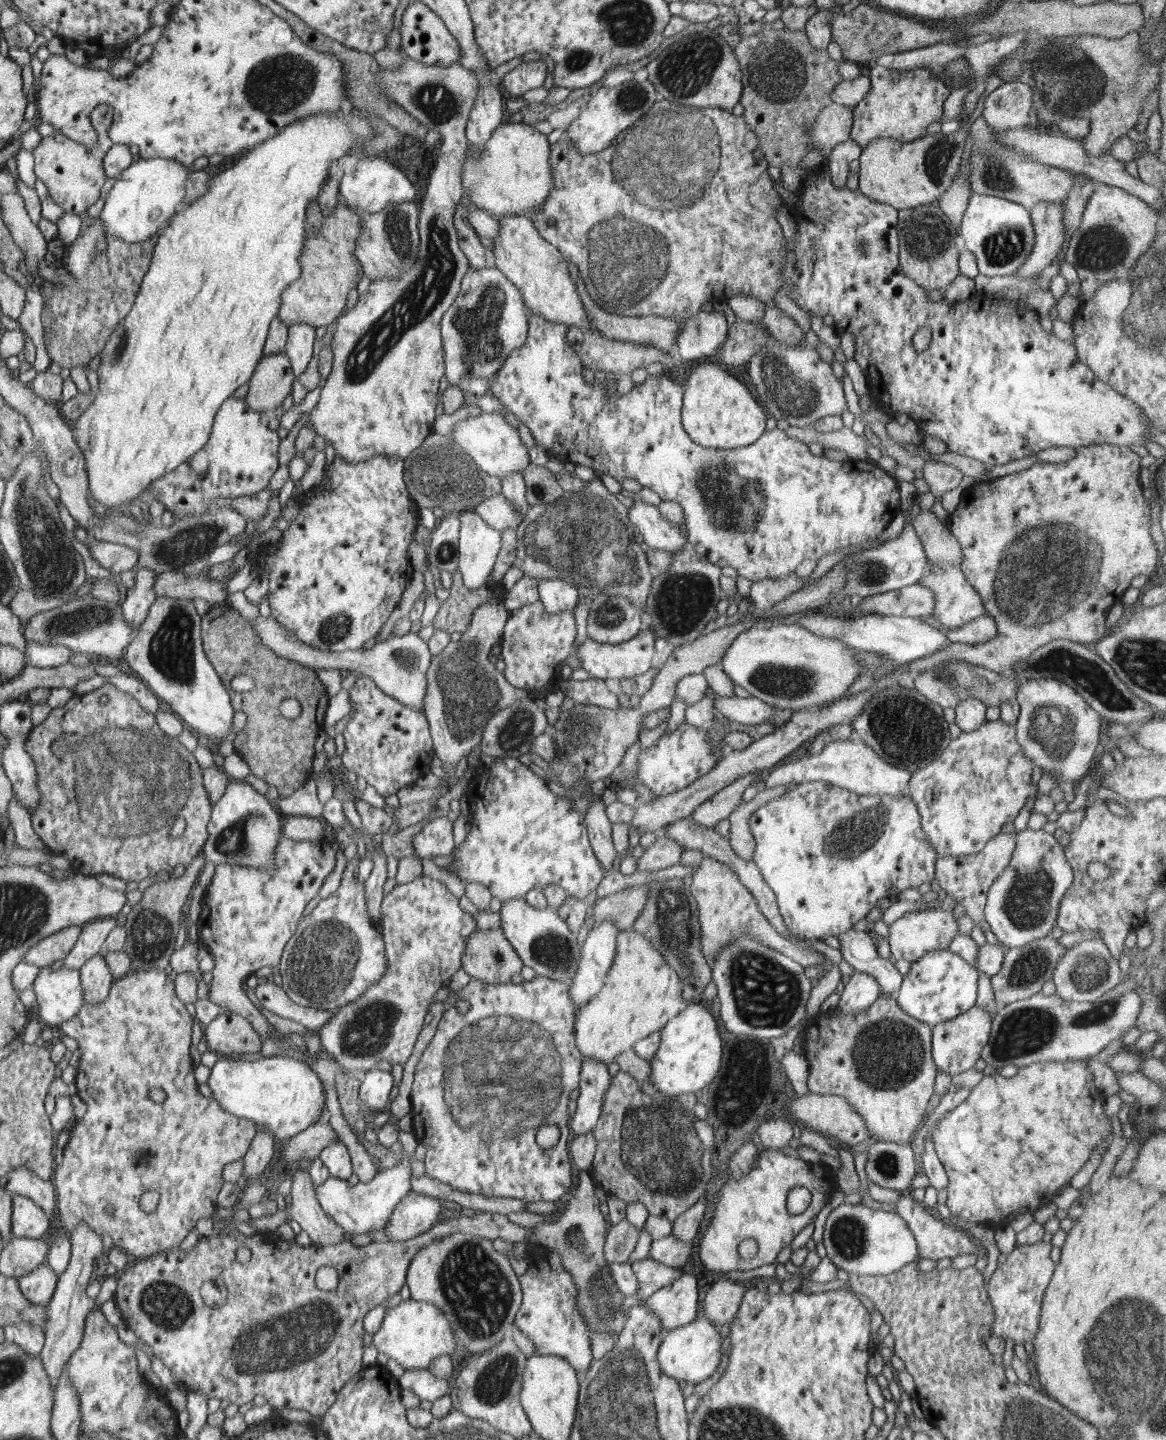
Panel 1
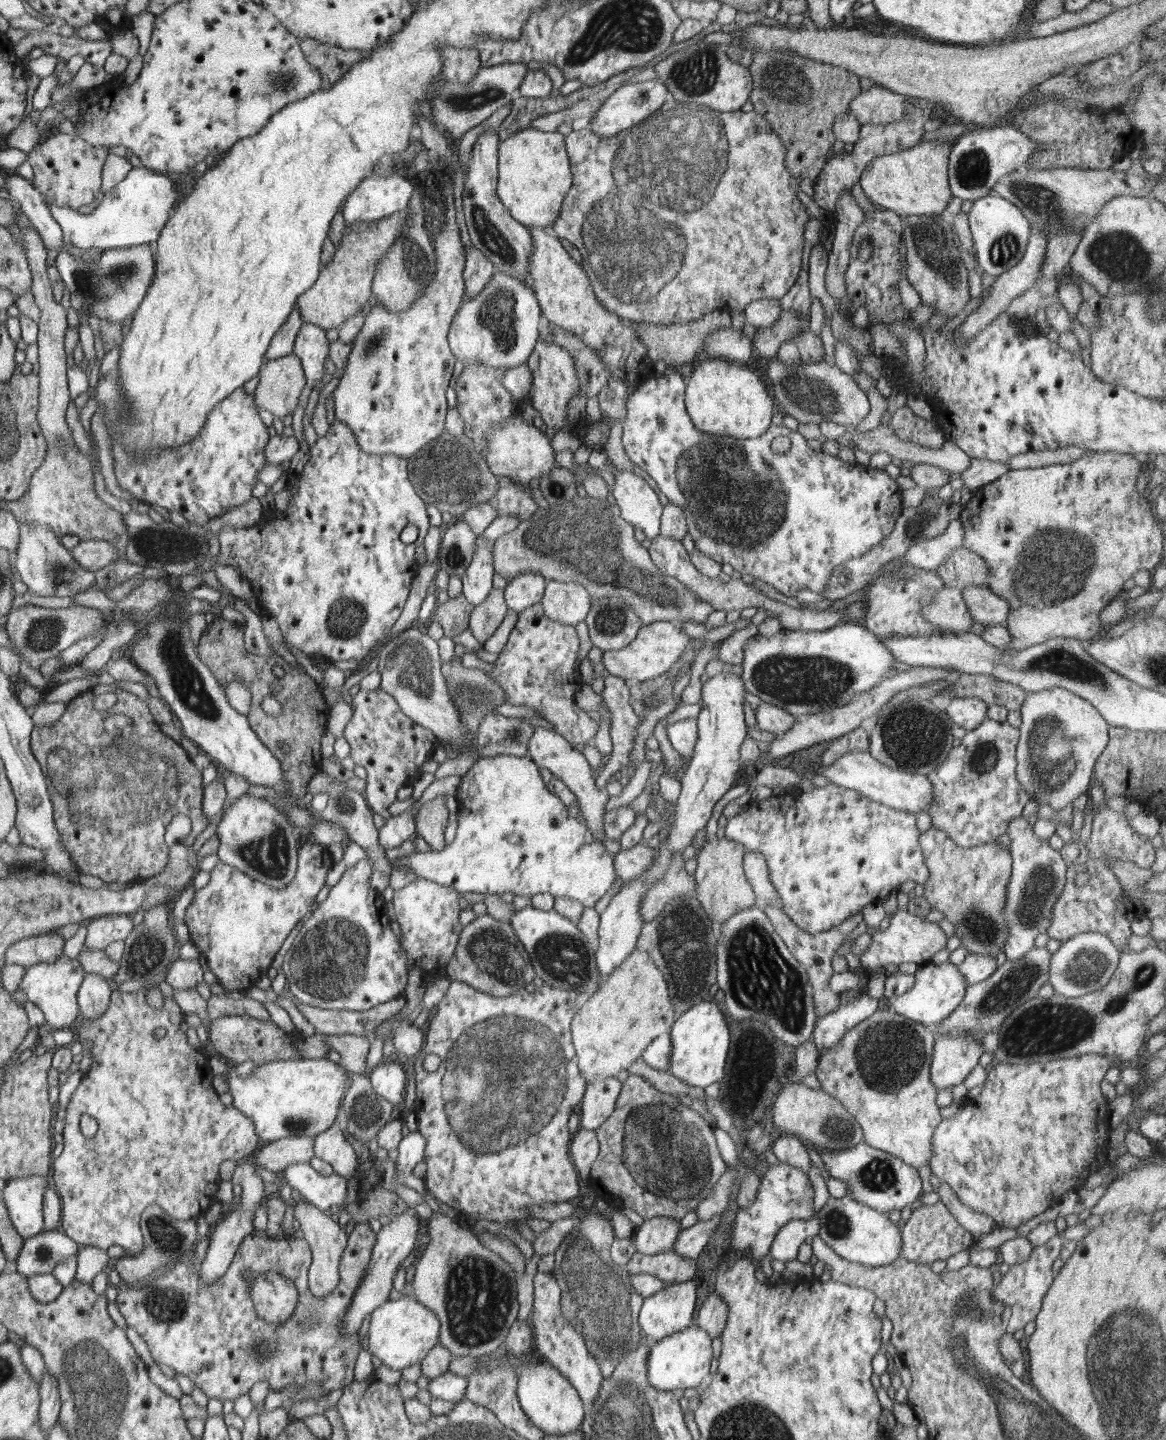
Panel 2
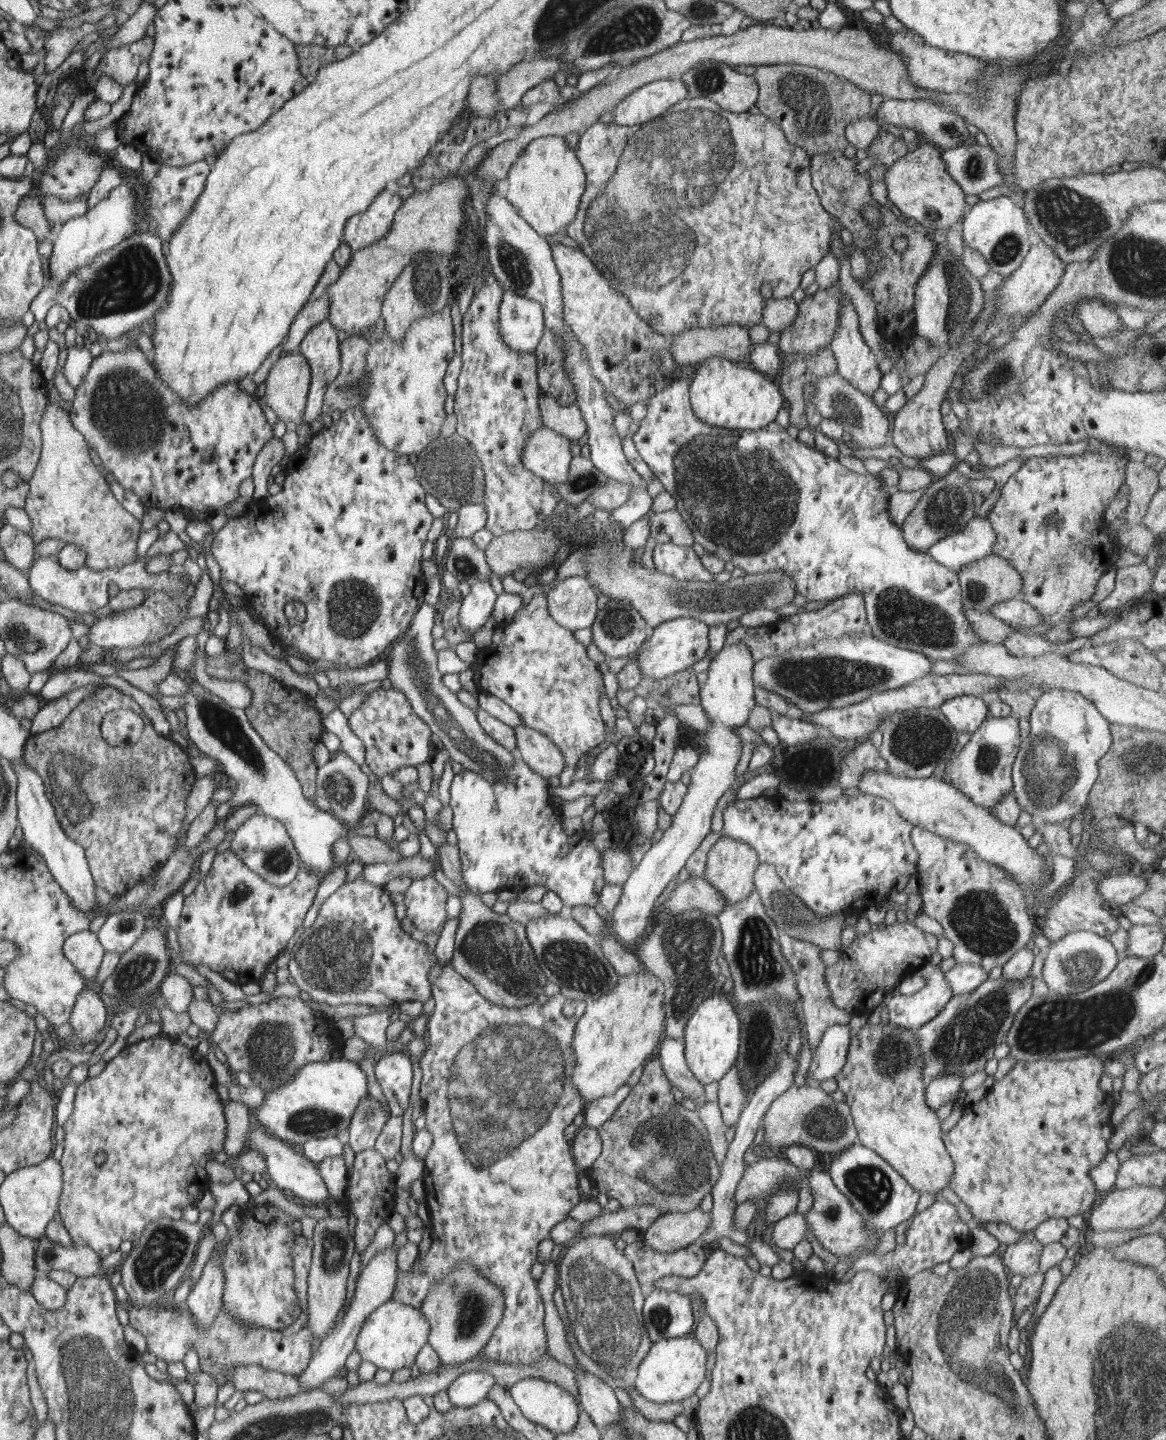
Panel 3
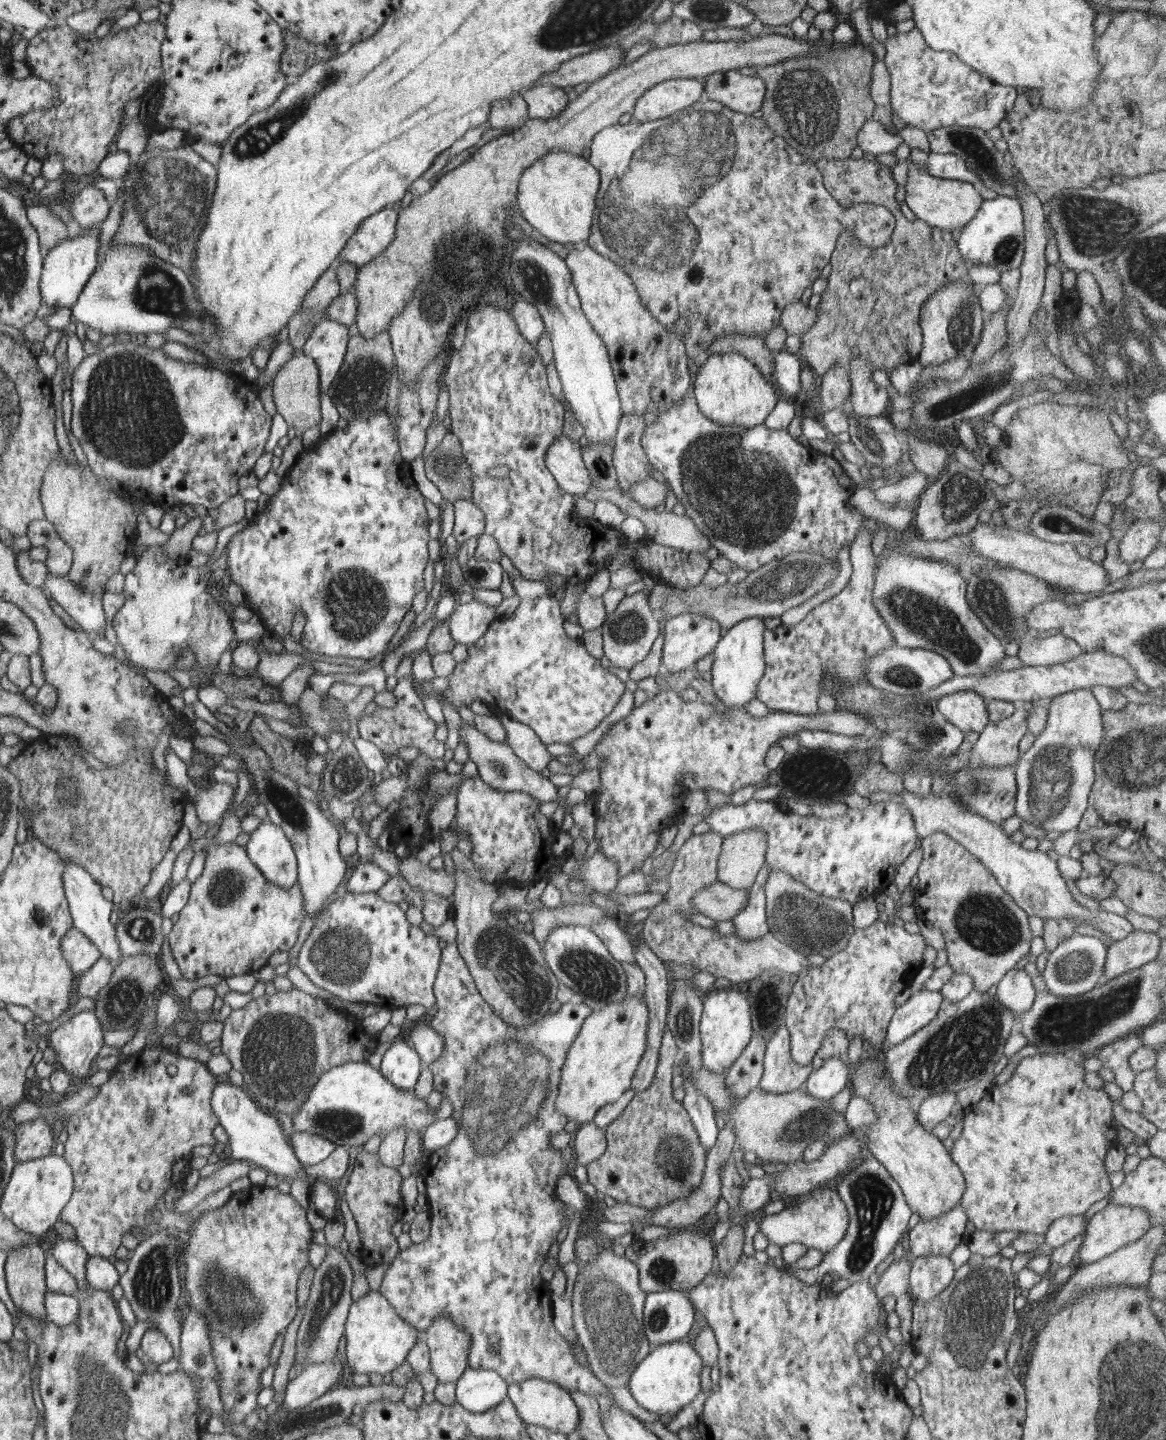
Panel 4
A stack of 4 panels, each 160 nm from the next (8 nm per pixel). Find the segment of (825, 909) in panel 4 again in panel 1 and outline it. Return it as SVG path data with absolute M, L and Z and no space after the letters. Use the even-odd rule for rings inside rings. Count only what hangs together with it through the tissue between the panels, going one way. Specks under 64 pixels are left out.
M786 785L765 788L759 791L749 802L742 802L729 816L728 840L733 851L744 860L753 861L755 840L749 825L751 814L773 798L778 798L788 789Z

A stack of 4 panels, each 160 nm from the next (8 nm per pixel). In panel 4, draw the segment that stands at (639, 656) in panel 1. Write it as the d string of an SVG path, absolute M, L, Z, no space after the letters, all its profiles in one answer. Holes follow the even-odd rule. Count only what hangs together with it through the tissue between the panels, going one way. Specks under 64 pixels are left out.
M689 612L688 614L680 614L676 618L670 618L667 620L666 628L662 634L664 637L662 669L666 669L670 673L678 673L695 667L698 660L713 653L724 632L714 618L708 618L702 614Z

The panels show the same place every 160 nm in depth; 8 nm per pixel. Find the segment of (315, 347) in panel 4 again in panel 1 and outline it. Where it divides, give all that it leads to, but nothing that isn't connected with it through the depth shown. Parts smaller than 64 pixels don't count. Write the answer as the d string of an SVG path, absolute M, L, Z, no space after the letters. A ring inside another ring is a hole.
M306 323L290 325L288 336L284 353L291 359L296 374L301 375L308 368L314 354L314 342L316 342L314 327Z

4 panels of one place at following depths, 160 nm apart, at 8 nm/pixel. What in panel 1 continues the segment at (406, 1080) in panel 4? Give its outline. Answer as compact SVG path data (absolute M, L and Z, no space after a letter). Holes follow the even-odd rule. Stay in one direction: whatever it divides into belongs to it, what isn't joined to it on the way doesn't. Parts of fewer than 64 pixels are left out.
M374 1068L365 1072L364 1081L360 1084L359 1102L368 1106L372 1113L381 1113L390 1100L394 1078L389 1071Z

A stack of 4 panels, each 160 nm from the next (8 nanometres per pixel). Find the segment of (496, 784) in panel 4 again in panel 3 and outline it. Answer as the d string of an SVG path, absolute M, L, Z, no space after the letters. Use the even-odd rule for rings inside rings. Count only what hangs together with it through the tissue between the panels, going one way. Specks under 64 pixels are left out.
M424 603L412 618L411 624L404 639L392 647L388 652L390 670L387 678L398 690L408 697L413 711L438 736L444 750L450 754L450 761L461 764L464 768L479 773L488 781L498 782L507 777L507 770L514 765L518 755L498 745L481 727L476 713L469 706L457 699L457 694L451 692L443 684L443 675L438 671L438 654L434 650L435 640L432 637L434 616L439 610L438 606L428 606Z

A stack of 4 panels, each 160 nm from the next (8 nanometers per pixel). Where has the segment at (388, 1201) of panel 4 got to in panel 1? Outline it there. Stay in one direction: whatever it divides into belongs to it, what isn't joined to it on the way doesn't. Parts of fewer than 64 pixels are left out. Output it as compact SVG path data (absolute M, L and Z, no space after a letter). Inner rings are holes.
M481 1212L466 1218L461 1216L460 1218L454 1218L454 1220L441 1219L437 1222L429 1231L420 1234L415 1238L408 1240L376 1240L365 1246L356 1246L353 1244L351 1239L346 1238L335 1245L309 1245L307 1247L301 1246L300 1242L290 1242L288 1238L284 1238L284 1234L259 1232L253 1236L244 1236L237 1228L232 1230L230 1234L212 1236L209 1239L200 1239L198 1242L186 1252L177 1249L168 1250L162 1254L156 1254L150 1258L144 1260L135 1259L132 1260L130 1266L127 1269L117 1275L117 1289L113 1296L113 1301L116 1306L120 1308L122 1318L124 1318L125 1324L135 1331L135 1335L151 1346L153 1353L162 1360L162 1363L177 1376L178 1381L184 1382L188 1388L192 1388L193 1391L202 1391L207 1398L219 1398L220 1400L228 1400L232 1404L237 1404L243 1408L248 1407L251 1404L254 1396L261 1394L266 1398L267 1403L270 1404L274 1409L293 1409L306 1410L314 1416L322 1416L335 1404L339 1398L340 1392L343 1390L343 1386L356 1374L360 1373L362 1368L362 1350L364 1350L364 1326L360 1326L360 1322L364 1320L364 1316L370 1312L376 1306L380 1306L390 1296L399 1293L402 1286L404 1286L407 1277L407 1270L412 1262L412 1259L419 1250L422 1250L425 1246L428 1246L430 1242L440 1240L444 1238L445 1234L455 1233L470 1233L475 1236L486 1238L488 1240L494 1240L500 1238L504 1241L513 1242L524 1242L527 1243L532 1237L530 1229L518 1226L509 1222L506 1215L500 1213ZM244 1246L250 1248L252 1256L250 1261L244 1262L244 1258L240 1258L240 1250L244 1250ZM324 1267L334 1267L339 1274L339 1285L337 1288L330 1292L329 1290L320 1290L318 1283L316 1282L316 1273ZM204 1282L222 1282L224 1288L226 1288L226 1300L222 1304L206 1304L202 1300L202 1286Z

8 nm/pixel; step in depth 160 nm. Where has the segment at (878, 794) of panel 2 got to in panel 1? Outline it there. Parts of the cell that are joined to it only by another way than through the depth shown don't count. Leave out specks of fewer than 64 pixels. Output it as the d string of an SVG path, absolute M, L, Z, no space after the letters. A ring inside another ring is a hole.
M853 737L844 741L836 740L826 743L818 755L808 754L796 763L787 763L775 767L765 781L765 788L779 785L790 787L803 782L824 781L834 787L840 787L860 795L892 794L893 796L900 796L908 793L911 778L912 773L909 770L885 762L876 755L872 748L860 739Z

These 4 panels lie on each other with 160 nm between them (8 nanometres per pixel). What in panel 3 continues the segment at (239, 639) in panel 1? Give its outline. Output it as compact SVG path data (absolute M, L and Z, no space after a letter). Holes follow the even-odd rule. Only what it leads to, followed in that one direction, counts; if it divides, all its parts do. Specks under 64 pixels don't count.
M228 646L220 657L207 657L206 671L211 679L232 681L239 679L248 685L252 691L252 706L248 705L245 710L247 717L251 721L251 726L262 736L264 743L282 756L287 764L292 766L296 775L299 775L300 782L303 783L304 794L308 798L315 798L317 792L317 769L314 761L314 750L321 742L323 718L312 707L308 707L308 701L312 700L302 691L276 681L264 670L250 668L243 663L243 660L236 662L236 667L232 667L228 662L228 657L232 654ZM272 702L281 710L279 717L271 717L266 713L267 703Z

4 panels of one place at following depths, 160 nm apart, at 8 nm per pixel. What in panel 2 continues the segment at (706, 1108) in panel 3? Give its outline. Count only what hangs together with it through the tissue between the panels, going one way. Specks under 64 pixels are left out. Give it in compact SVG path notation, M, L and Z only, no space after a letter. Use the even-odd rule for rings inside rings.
M642 1058L634 1061L626 1069L630 1075L640 1075L644 1080L648 1080L652 1086L662 1093L670 1094L671 1097L687 1096L687 1102L696 1099L696 1101L700 1100L704 1104L703 1088L688 1086L686 1082L680 1082L680 1079L674 1075L648 1066Z

